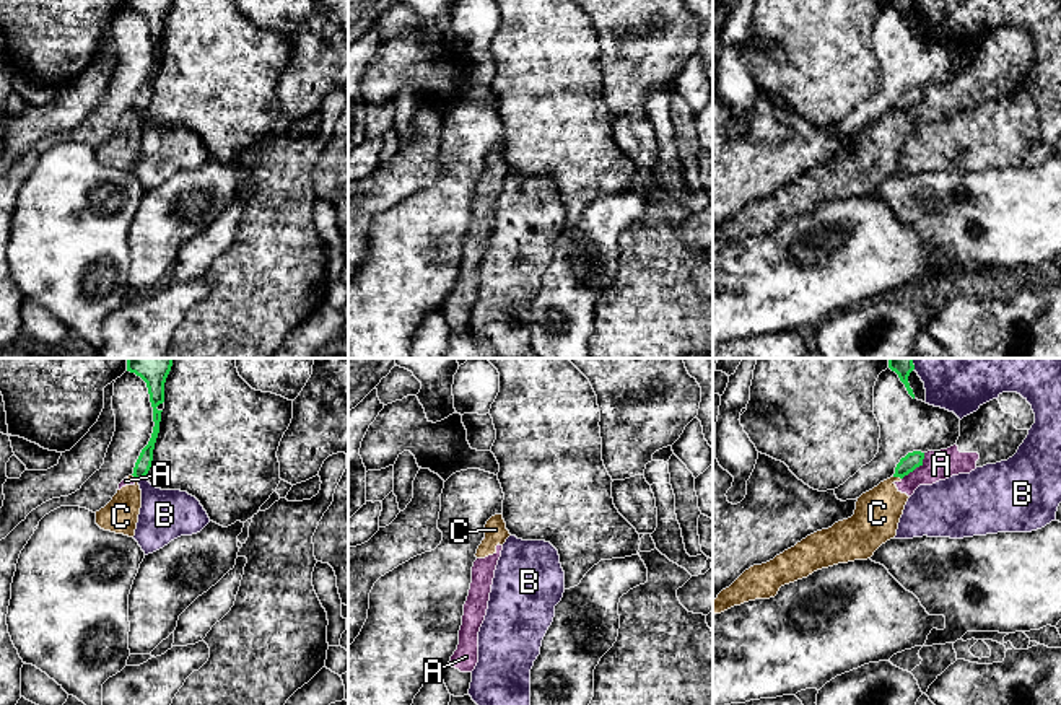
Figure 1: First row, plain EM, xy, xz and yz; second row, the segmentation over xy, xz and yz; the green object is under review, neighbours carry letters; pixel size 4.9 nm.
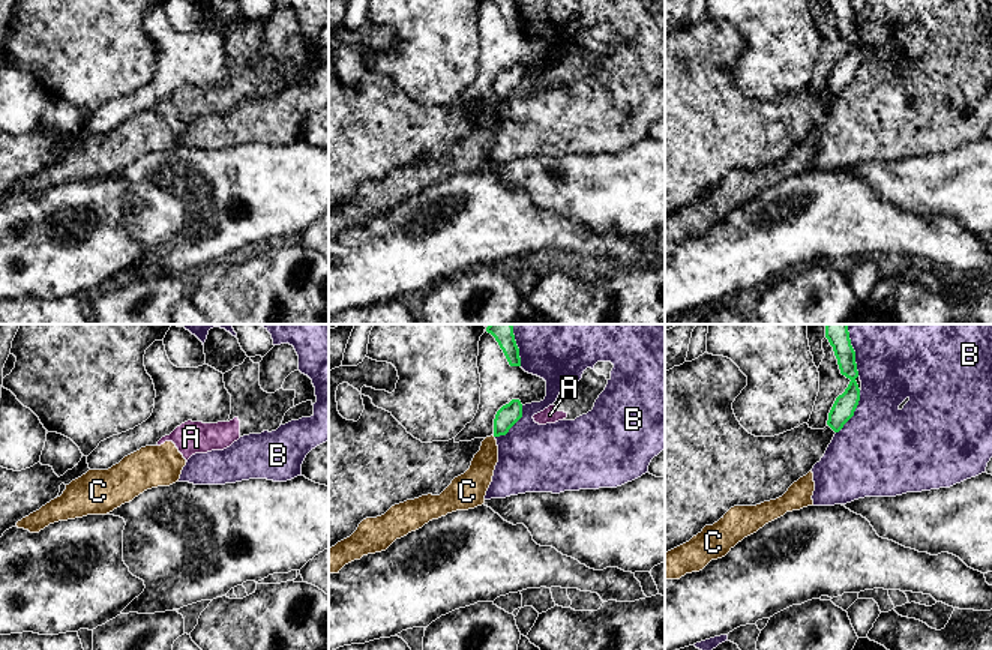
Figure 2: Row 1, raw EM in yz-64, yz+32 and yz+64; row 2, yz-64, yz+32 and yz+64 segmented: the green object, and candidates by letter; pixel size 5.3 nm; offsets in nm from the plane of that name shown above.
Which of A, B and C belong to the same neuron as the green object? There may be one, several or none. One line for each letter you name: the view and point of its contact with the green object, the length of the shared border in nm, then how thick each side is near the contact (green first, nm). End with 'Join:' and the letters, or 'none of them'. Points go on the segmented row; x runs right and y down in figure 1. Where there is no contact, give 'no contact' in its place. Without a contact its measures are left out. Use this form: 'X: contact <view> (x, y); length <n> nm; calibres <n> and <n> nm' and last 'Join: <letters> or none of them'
Join: none of them

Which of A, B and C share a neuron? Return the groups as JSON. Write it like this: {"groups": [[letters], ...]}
{"groups": [["A", "C"], ["B"]]}

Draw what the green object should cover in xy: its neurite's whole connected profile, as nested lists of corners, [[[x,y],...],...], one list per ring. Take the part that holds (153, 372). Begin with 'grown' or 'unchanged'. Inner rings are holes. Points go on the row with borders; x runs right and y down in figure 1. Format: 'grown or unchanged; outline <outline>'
unchanged; outline [[[127,358],[127,371],[140,376],[148,388],[150,402],[153,407],[153,433],[148,444],[142,449],[135,467],[133,477],[145,479],[153,462],[153,449],[159,433],[161,412],[156,407],[164,402],[164,383],[171,371],[172,358]]]

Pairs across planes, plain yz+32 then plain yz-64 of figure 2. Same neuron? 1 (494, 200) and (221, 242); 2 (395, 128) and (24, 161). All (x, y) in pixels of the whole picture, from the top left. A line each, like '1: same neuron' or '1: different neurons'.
1: different neurons
2: same neuron

